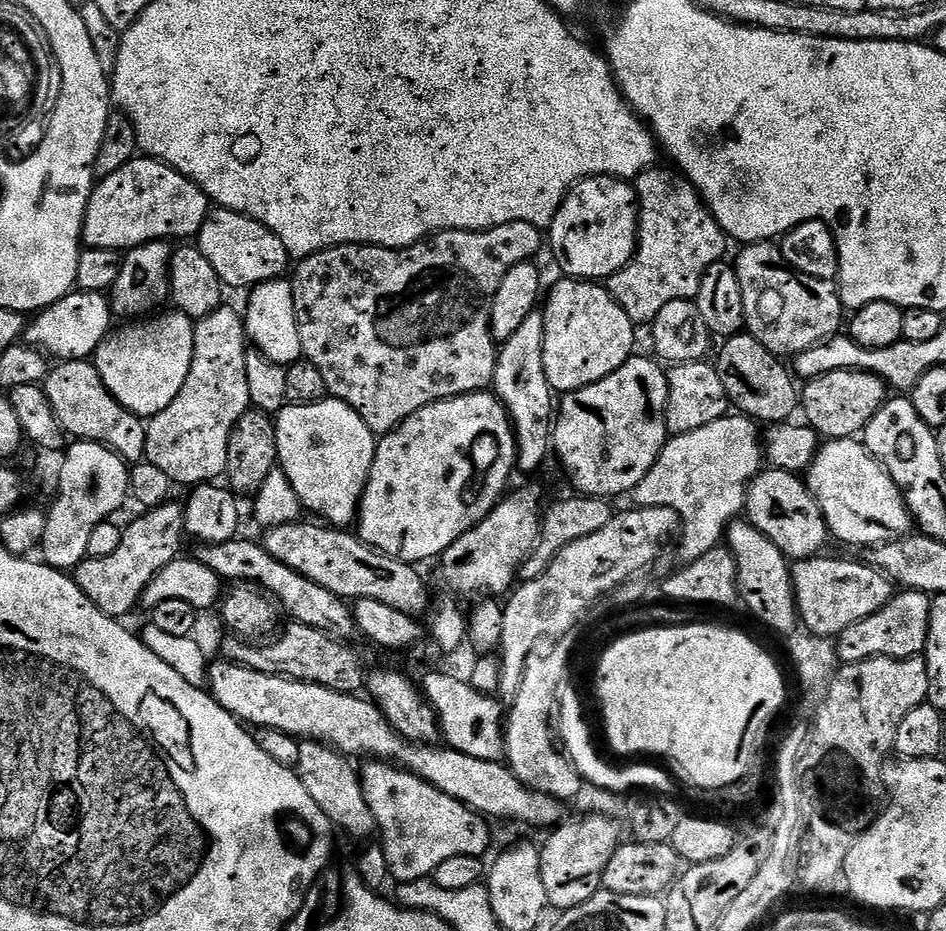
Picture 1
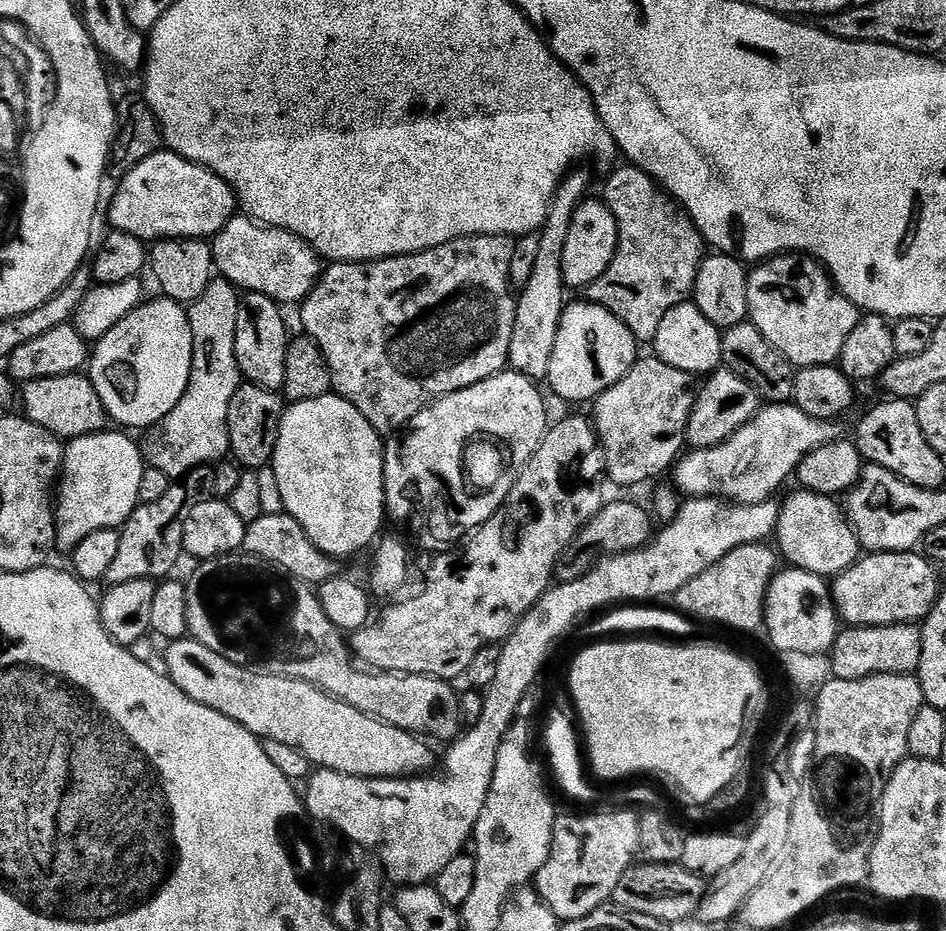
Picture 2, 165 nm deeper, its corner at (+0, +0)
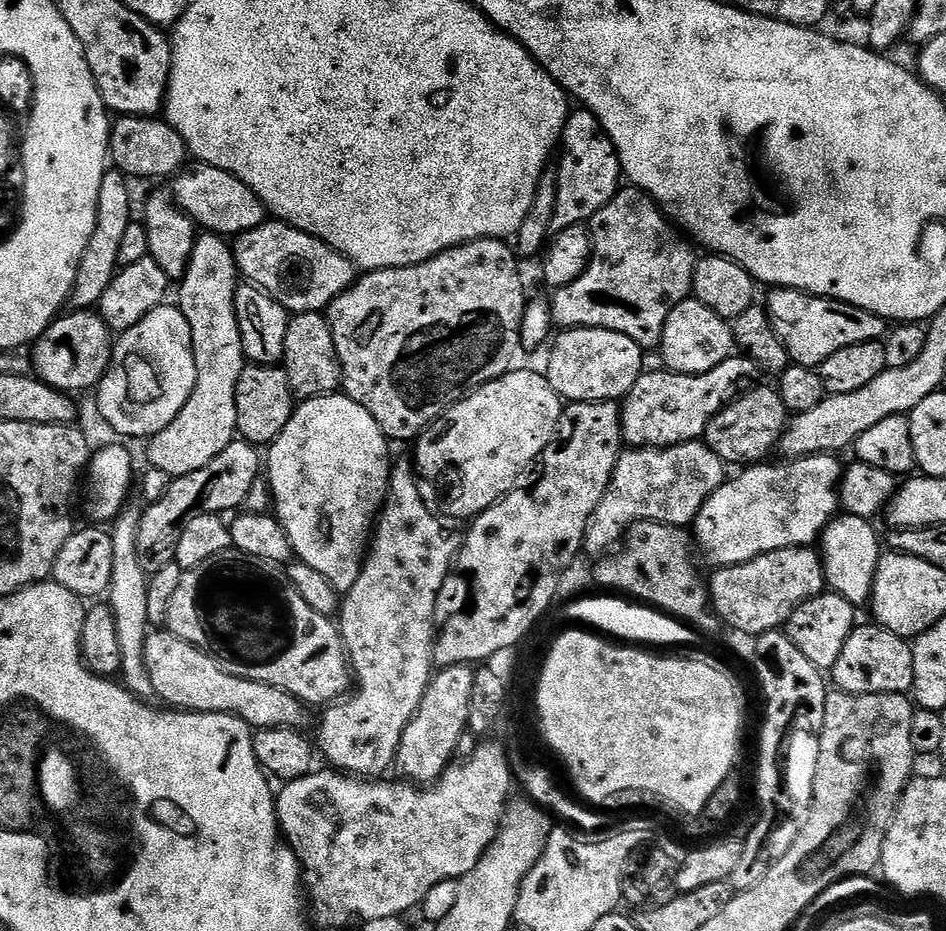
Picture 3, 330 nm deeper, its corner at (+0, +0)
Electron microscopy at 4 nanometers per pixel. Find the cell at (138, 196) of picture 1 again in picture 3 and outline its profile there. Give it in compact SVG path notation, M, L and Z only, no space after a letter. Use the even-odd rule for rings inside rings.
M197 163L196 168L189 167L181 171L171 181L170 195L176 207L182 209L193 224L199 226L205 233L215 234L225 238L235 238L246 230L254 230L266 219L264 204L246 186L246 182L238 182L234 174L226 174L226 170L218 170L209 164Z

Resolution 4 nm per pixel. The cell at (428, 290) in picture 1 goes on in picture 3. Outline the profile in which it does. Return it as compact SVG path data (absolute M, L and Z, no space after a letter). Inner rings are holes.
M472 240L421 264L364 272L326 309L340 363L343 395L358 402L389 441L415 441L448 409L513 367L512 359L522 348L520 327L526 303L524 280L516 260L517 253L505 241Z

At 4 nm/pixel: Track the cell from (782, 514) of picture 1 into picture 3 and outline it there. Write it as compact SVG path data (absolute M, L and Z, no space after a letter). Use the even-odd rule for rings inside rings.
M840 514L826 525L818 541L827 587L857 606L867 605L872 598L874 574L882 555L882 536L876 533L876 526L873 521Z

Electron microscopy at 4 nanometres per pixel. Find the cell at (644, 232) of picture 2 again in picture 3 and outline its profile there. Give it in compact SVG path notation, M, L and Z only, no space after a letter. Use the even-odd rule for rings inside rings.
M631 186L617 190L614 198L610 198L610 202L606 202L606 206L598 210L598 214L590 217L590 235L592 257L589 258L584 273L574 282L551 293L553 325L560 330L614 330L618 334L626 334L626 338L634 338L634 342L638 342L642 349L659 349L662 330L666 326L666 318L670 318L670 310L674 310L678 302L692 296L692 279L698 259L697 253L692 253L693 245L677 231L672 221L661 212L659 204L648 193Z

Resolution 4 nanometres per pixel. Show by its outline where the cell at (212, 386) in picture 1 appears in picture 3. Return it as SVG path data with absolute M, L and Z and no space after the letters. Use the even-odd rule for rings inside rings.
M215 234L197 235L196 245L190 254L188 269L184 279L179 281L180 301L178 307L180 313L190 322L190 334L192 335L192 353L194 354L194 366L196 367L196 381L194 390L182 406L178 418L166 426L156 436L147 441L148 461L153 468L163 470L172 477L194 474L194 470L202 470L202 466L210 466L226 446L230 446L237 439L236 423L238 422L238 410L236 409L236 387L238 378L246 366L244 351L242 350L242 334L238 330L238 318L236 317L236 286L238 283L238 269L236 267L236 255L232 252L232 244L225 237Z

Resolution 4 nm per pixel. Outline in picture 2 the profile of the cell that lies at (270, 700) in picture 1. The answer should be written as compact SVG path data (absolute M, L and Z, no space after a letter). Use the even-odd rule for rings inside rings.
M191 638L173 640L165 648L168 649L164 652L163 671L174 682L174 686L182 690L182 694L194 698L194 702L202 706L210 706L210 710L218 710L218 714L238 722L261 741L273 740L286 742L286 746L294 746L299 752L306 754L308 761L317 769L329 768L335 772L371 780L394 780L431 773L432 763L435 760L437 763L438 756L424 745L427 743L417 733L390 726L377 716L362 714L362 710L329 696L314 684L289 676L274 676L259 670L240 668L222 654L214 654L214 650Z

